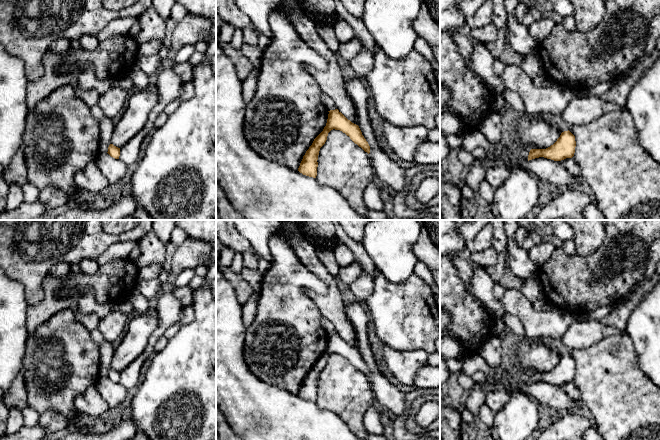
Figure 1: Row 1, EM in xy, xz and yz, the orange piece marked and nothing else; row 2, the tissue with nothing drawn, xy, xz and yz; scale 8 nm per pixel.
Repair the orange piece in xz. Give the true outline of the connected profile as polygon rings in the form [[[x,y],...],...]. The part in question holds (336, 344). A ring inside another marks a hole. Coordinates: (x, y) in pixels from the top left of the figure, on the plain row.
[[[338,333],[328,335],[328,343],[323,355],[314,363],[312,369],[306,375],[300,387],[298,395],[303,399],[316,402],[318,391],[318,379],[320,372],[325,368],[328,357],[335,353],[345,357],[350,363],[368,378],[370,370],[358,349],[348,344]]]

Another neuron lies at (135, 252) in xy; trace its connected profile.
[[[139,241],[131,243],[132,244],[132,250],[130,252],[129,259],[134,263],[138,260],[138,258],[140,256],[140,249],[139,249],[139,243],[138,242]]]

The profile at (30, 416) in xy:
[[[28,405],[25,406],[25,408],[22,411],[22,414],[23,414],[23,426],[33,427],[39,423],[40,414],[33,408],[29,407]]]

